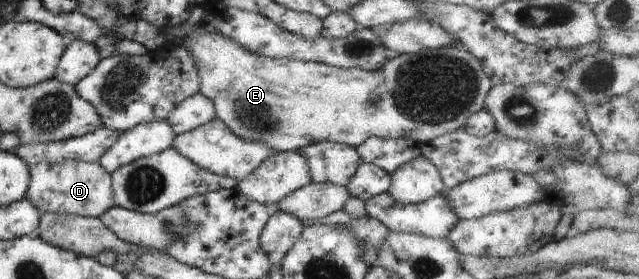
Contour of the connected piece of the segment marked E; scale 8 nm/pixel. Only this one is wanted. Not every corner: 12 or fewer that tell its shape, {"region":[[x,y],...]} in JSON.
{"region":[[211,29],[172,46],[216,119],[289,152],[423,145],[492,84],[464,49],[377,71],[255,55]]}

